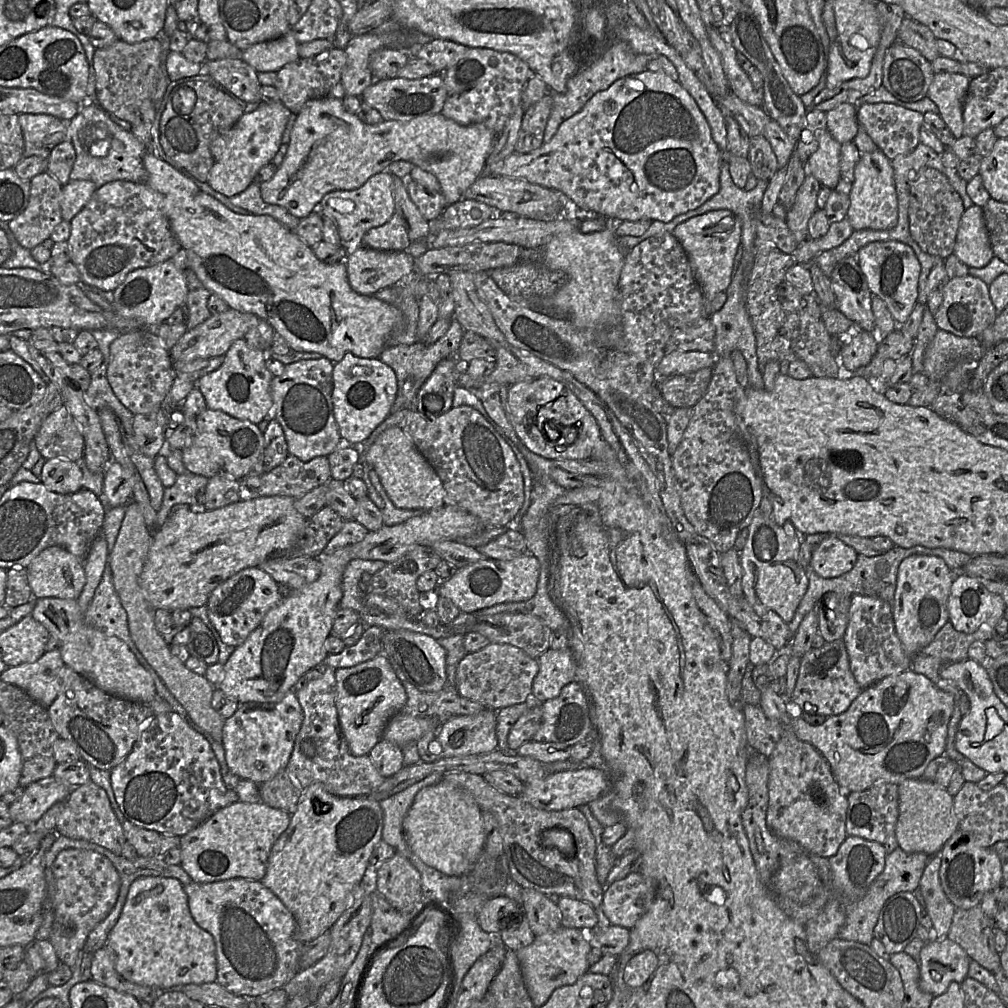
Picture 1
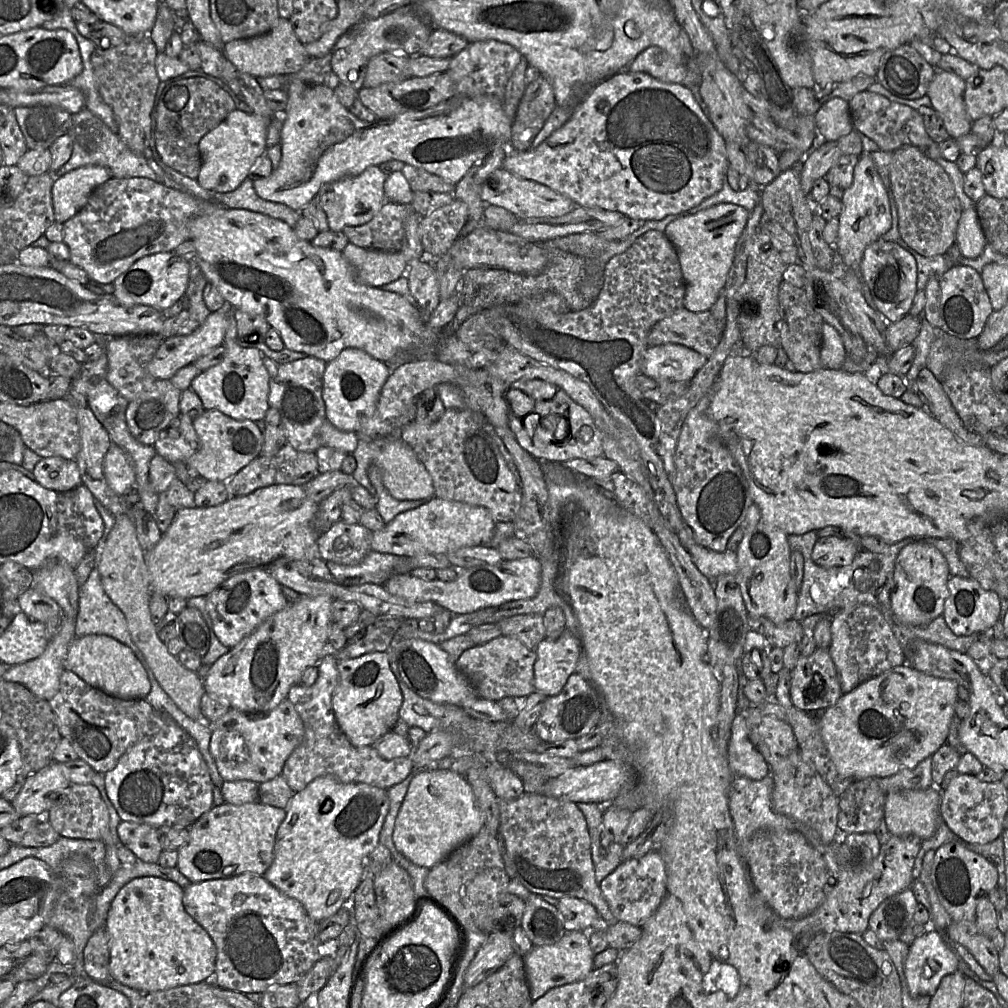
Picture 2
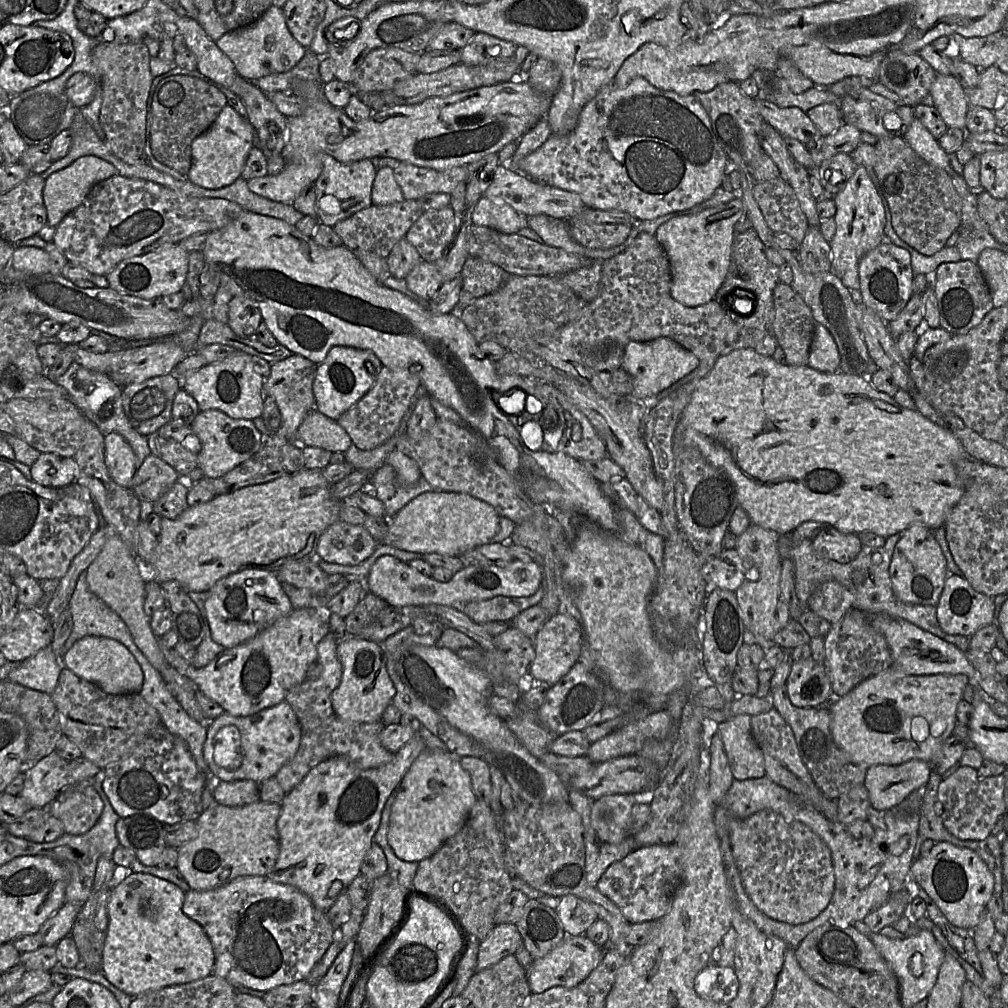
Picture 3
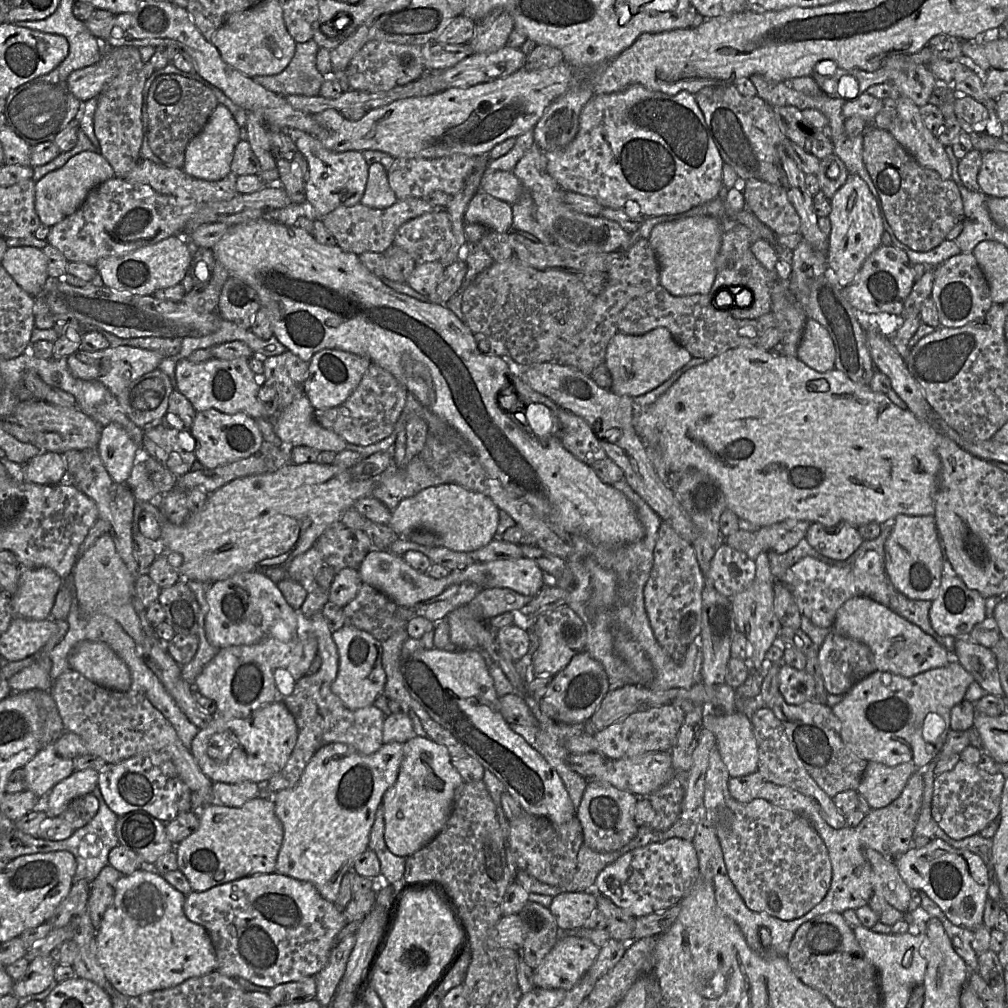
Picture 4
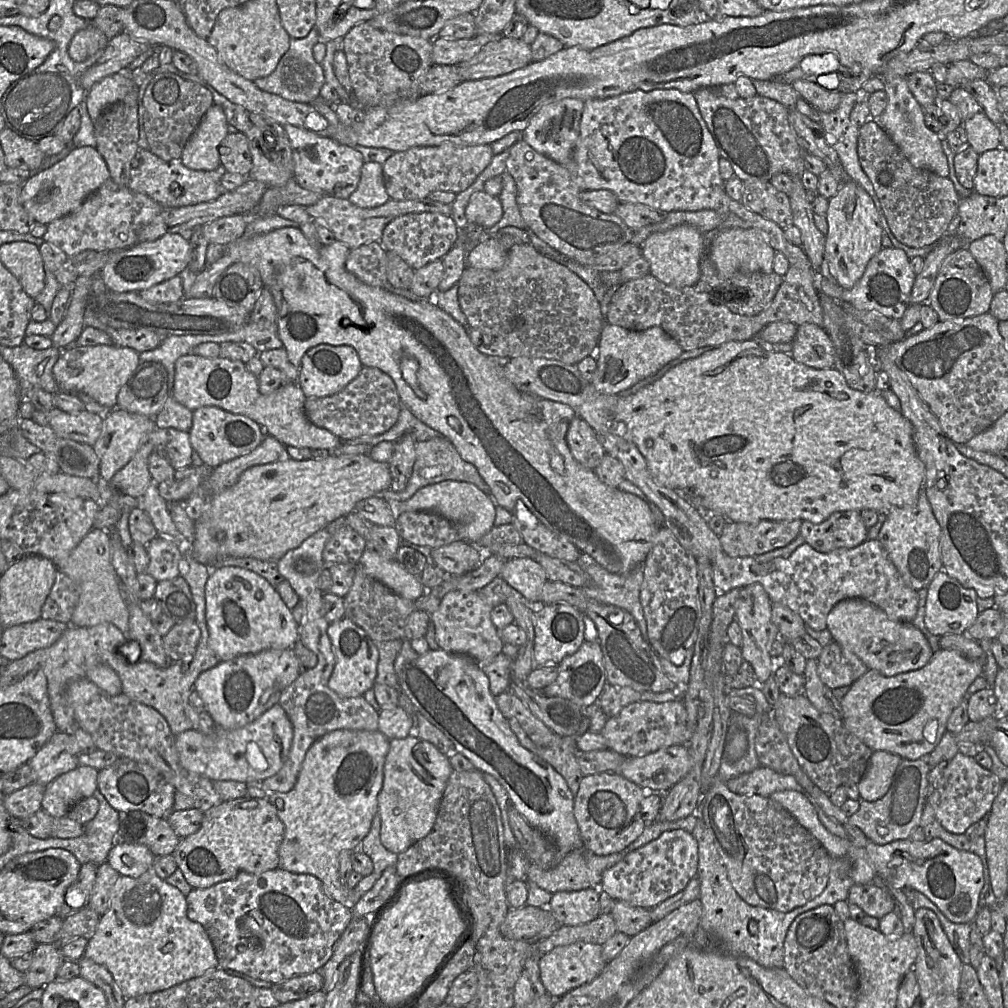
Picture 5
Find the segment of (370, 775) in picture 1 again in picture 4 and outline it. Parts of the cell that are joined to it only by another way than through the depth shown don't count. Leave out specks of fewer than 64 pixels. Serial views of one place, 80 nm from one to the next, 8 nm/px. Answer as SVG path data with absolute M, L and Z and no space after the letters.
M318 612L306 620L306 634L312 634L317 640L317 655L321 658L321 667L316 673L304 675L296 681L292 692L285 695L283 699L283 703L297 724L298 737L284 768L264 785L261 785L265 786L271 794L294 787L309 761L323 746L331 743L343 743L360 754L371 755L384 744L382 730L386 716L374 705L350 710L331 691L331 684L338 674L339 656L329 623L322 612Z

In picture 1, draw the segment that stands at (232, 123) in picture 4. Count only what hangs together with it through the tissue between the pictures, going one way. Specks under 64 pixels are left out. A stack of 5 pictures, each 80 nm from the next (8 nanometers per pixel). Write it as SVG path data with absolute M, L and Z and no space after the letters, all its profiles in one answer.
M282 102L260 103L256 110L244 113L227 134L213 142L211 152L215 163L210 170L207 183L227 197L246 190L255 180L259 170L271 163L280 149L291 116L291 111Z

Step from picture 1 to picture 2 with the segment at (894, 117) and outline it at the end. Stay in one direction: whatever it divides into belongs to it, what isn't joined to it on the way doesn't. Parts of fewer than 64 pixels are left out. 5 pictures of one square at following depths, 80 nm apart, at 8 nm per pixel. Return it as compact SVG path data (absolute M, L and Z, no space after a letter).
M869 90L855 94L849 101L849 112L854 129L874 141L879 149L893 153L900 147L909 144L906 123L914 113L911 107L891 102L887 98Z

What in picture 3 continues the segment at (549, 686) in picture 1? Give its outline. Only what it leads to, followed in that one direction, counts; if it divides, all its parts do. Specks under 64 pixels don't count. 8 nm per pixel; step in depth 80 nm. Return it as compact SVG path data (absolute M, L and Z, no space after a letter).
M557 613L549 616L534 637L535 657L529 667L528 679L532 683L549 686L557 683L578 661L582 650L582 627L572 616Z

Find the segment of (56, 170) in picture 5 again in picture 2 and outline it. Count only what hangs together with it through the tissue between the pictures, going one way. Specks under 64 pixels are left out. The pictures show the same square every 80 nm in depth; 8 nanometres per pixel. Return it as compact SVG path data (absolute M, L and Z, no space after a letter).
M100 165L80 167L57 177L52 187L55 221L64 223L76 215L92 192L111 178L110 170Z

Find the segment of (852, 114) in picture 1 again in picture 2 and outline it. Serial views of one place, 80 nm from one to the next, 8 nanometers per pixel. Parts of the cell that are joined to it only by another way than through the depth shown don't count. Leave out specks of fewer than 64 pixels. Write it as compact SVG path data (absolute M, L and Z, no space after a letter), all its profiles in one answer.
M833 98L824 103L814 114L819 133L826 141L834 141L853 129L848 101Z

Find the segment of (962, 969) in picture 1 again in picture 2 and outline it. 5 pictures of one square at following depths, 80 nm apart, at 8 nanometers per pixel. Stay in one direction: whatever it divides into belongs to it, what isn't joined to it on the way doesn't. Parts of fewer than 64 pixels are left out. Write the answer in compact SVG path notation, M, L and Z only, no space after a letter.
M929 931L909 946L904 975L910 995L933 996L941 979L959 970L959 957L940 931Z

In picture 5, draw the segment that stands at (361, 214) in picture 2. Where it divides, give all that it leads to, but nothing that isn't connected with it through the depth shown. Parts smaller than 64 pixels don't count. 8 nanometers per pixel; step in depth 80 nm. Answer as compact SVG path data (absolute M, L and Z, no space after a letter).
M294 125L283 126L291 143L294 171L293 179L304 189L323 196L346 199L357 189L364 161L362 154L351 146L329 137L319 136Z

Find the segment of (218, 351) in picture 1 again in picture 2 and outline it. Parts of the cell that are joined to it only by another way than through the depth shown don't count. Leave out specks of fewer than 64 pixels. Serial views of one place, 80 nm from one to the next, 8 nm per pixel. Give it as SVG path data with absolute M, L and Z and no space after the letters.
M216 311L190 335L164 339L148 365L149 373L156 379L171 379L179 369L223 345L227 328L227 315Z

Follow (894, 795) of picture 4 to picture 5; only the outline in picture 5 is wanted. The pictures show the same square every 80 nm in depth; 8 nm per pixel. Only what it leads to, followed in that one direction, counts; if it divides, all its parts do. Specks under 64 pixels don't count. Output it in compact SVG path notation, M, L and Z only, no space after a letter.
M873 751L864 775L857 784L862 800L876 801L889 790L894 773L902 758L887 751Z

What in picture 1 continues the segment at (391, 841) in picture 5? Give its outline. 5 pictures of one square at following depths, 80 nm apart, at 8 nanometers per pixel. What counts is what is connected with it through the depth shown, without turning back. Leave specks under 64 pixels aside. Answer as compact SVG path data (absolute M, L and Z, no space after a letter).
M444 780L418 791L403 820L403 832L410 849L424 864L448 876L462 877L470 872L484 851L480 808L468 792Z

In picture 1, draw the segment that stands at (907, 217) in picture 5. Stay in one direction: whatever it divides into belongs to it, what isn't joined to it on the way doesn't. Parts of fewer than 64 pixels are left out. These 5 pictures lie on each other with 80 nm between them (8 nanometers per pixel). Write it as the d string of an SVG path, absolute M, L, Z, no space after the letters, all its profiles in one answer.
M922 167L909 173L909 230L928 254L947 258L954 252L961 217L965 211L961 196L940 171Z

